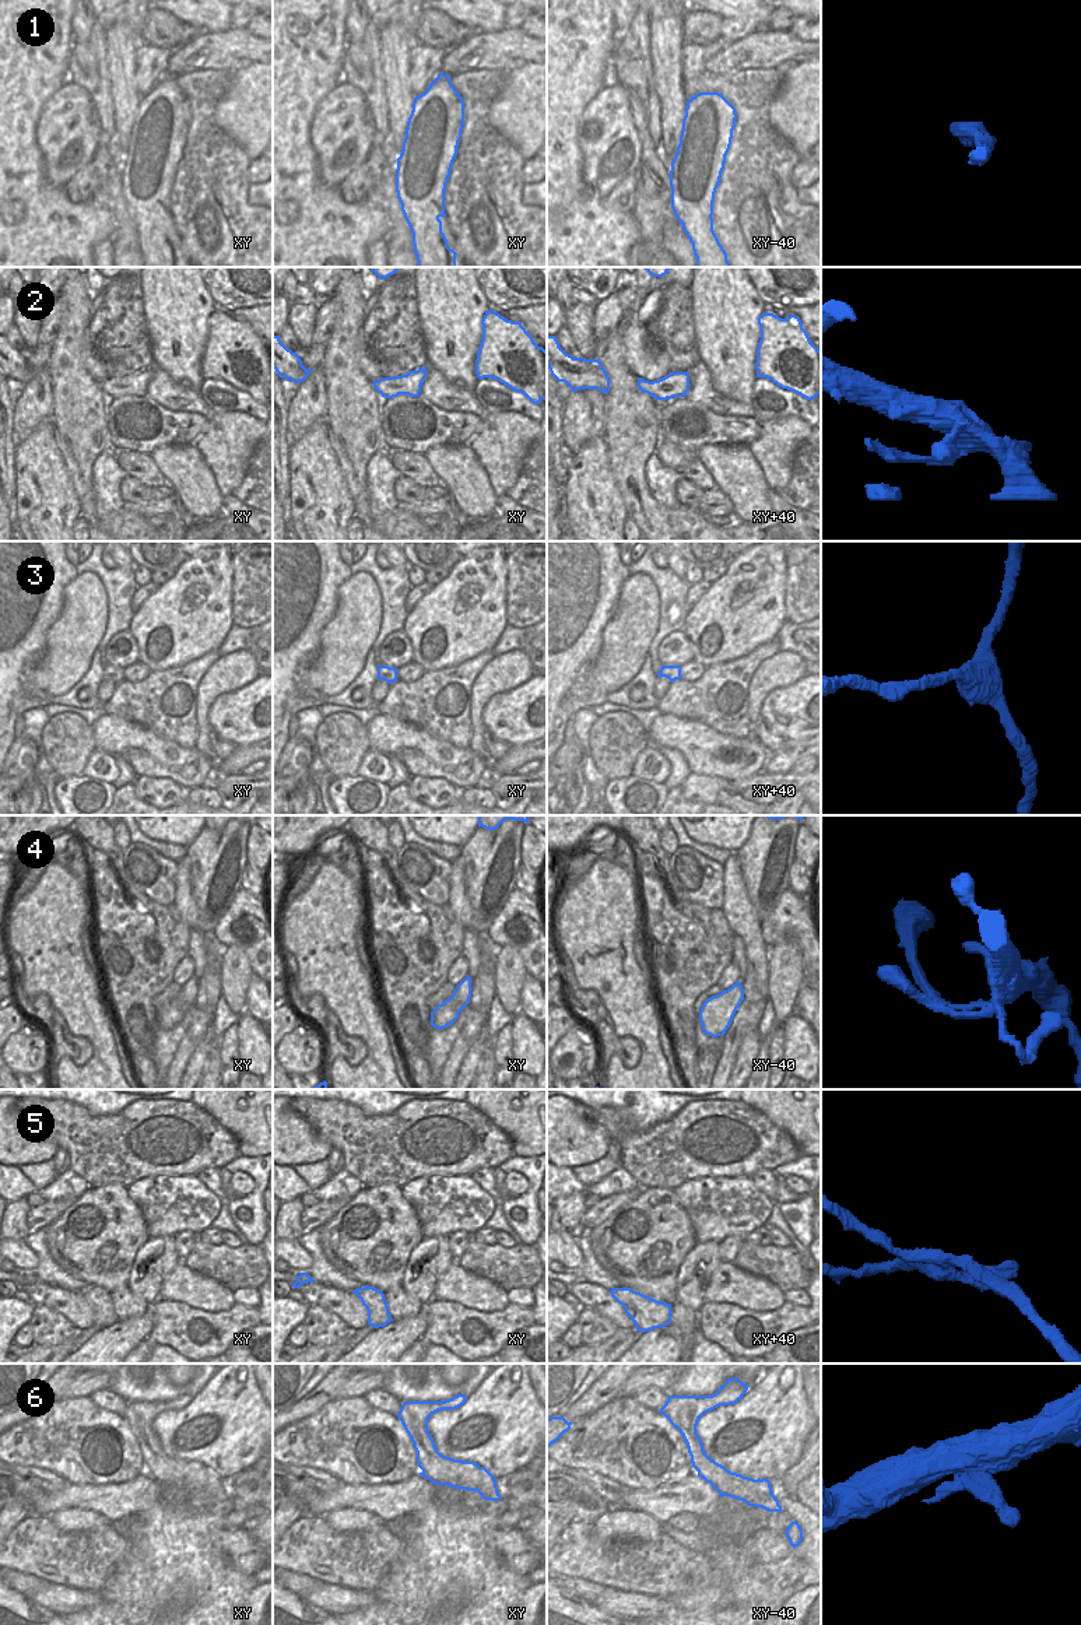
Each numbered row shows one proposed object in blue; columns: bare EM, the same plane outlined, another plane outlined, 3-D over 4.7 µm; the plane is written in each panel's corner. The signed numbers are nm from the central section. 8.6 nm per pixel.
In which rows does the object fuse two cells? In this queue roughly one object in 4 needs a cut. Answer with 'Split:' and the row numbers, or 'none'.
Split: 2, 5

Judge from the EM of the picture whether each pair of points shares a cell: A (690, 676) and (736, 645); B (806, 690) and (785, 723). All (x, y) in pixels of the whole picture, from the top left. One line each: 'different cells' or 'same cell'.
A: different cells
B: same cell

